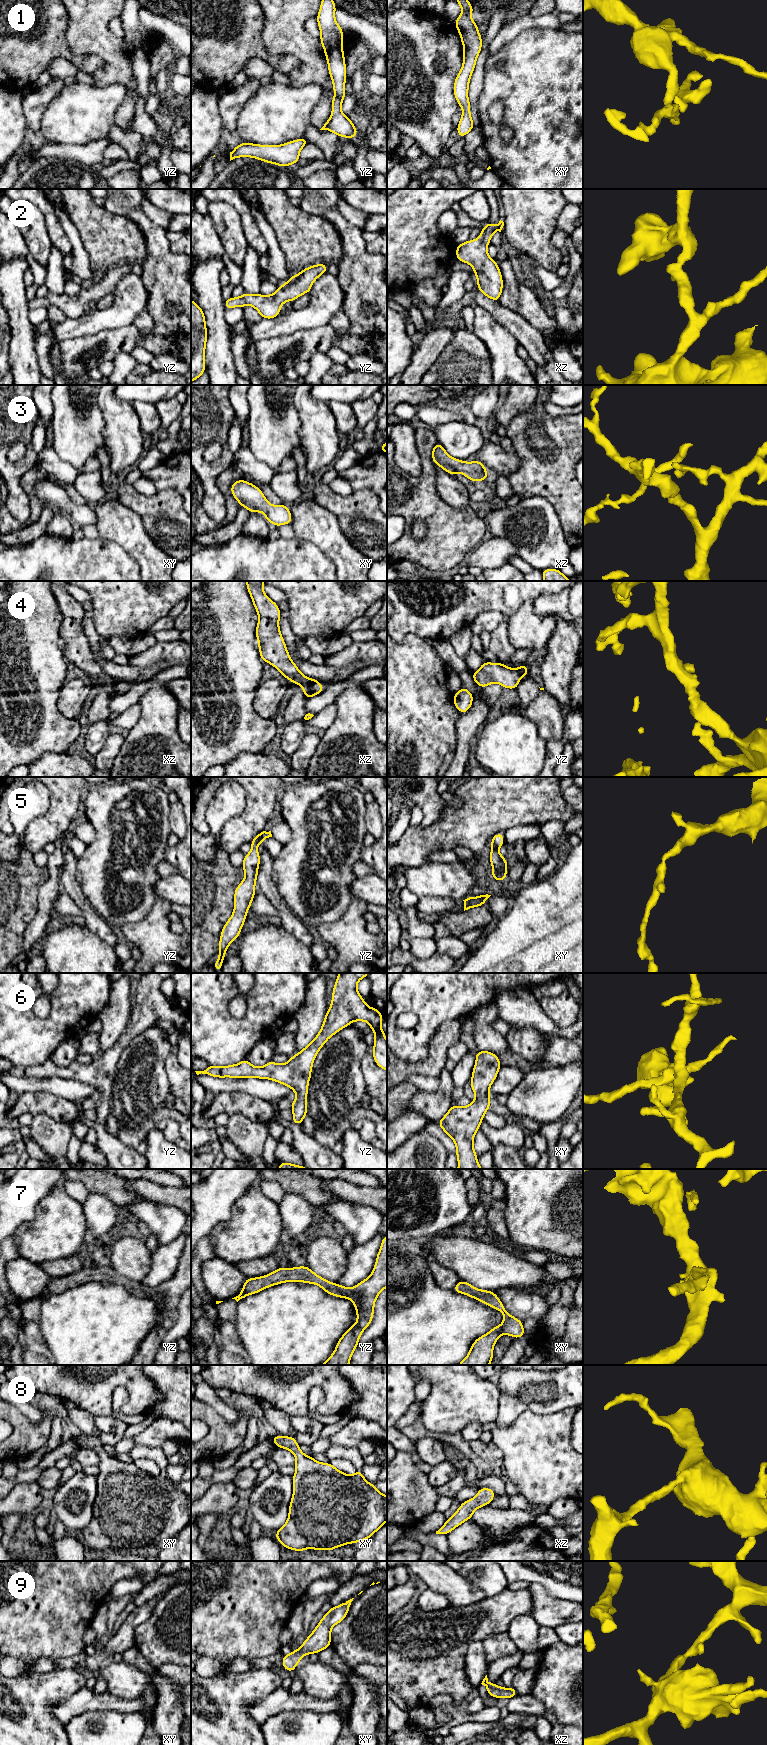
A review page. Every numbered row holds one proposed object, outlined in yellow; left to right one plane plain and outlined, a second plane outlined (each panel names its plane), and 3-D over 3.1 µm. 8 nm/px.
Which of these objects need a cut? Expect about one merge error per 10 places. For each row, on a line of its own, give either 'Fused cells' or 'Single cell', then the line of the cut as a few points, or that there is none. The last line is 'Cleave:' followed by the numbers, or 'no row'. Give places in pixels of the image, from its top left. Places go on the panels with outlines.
1: Single cell. No split
2: Single cell. No split
3: Single cell. No split
4: Single cell. No split
5: Single cell. No split
6: Single cell. No split
7: Single cell. No split
8: Single cell. No split
9: Single cell. No split
Cleave: no row

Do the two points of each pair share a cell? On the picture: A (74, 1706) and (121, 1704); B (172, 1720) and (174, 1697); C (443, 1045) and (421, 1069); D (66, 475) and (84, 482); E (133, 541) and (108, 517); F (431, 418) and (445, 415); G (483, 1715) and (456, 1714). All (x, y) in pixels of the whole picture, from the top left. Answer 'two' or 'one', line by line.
A: one
B: one
C: one
D: two
E: one
F: one
G: one

